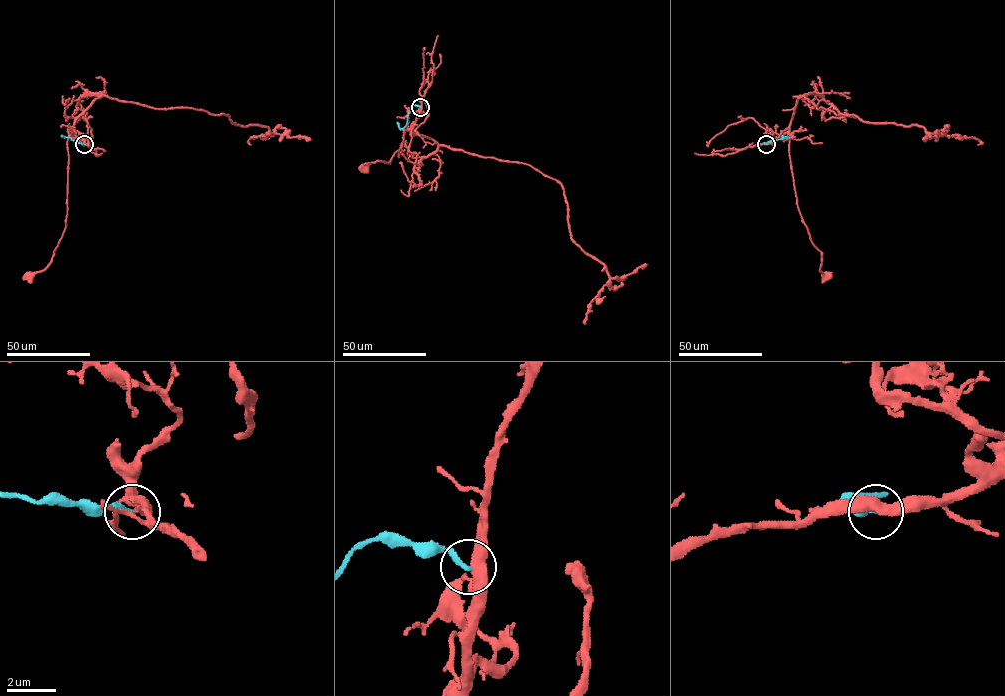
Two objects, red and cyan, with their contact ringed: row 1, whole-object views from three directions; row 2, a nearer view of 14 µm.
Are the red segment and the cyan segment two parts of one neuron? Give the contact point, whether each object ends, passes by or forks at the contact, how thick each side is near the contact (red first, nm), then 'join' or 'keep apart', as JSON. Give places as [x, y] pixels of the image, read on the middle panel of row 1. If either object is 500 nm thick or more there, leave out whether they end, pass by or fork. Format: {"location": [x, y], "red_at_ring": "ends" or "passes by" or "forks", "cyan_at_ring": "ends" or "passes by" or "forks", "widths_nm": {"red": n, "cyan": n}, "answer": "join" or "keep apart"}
{"location": [420, 107], "red_at_ring": "passes by", "cyan_at_ring": "ends", "widths_nm": {"red": 480, "cyan": 240}, "answer": "keep apart"}

